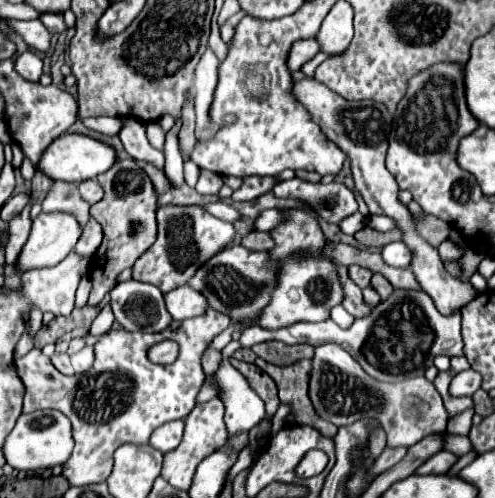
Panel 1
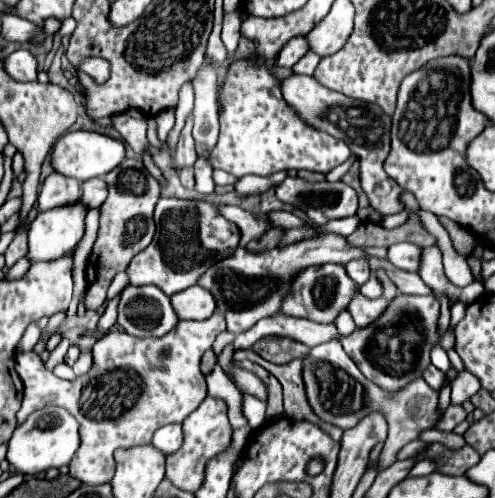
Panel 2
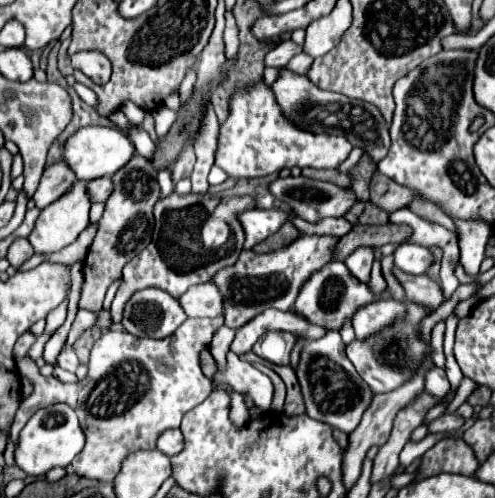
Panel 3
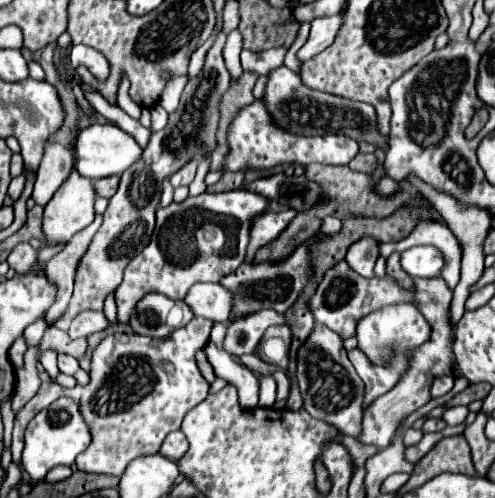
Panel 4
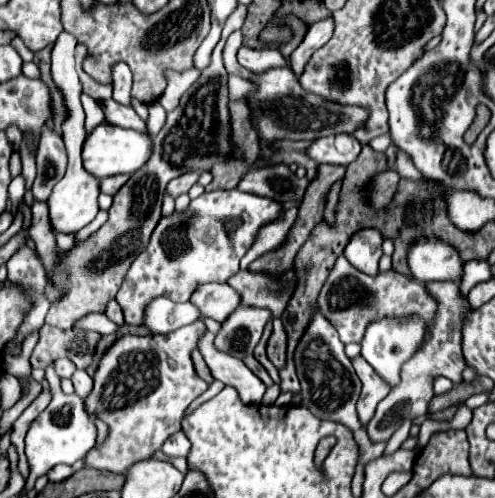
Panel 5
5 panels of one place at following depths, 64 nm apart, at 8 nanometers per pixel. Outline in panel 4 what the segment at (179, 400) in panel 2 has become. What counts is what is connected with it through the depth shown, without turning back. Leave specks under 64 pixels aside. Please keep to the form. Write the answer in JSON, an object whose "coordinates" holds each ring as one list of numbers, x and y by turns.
{"coordinates":[[192,318,184,328,178,328,166,338,150,338,150,336,138,336,134,332,118,332,106,336,94,350,92,354,92,366,90,366,90,382,86,386,74,386,74,388,64,388,58,382,42,382,40,390,36,396,20,408,14,420,14,432,12,432,12,460,20,464,20,452,24,446,24,430,28,422,38,414,42,408,58,400,60,396,68,396,76,400,80,406,80,412,84,416,84,422,88,424,92,432,92,442,90,446,76,458,76,468,80,472,88,474,108,474,108,476,120,476,120,472,126,470,126,466,136,458,136,456,146,456,158,452,162,440,166,438,168,432,180,430,182,418,188,410,198,406,202,400,206,400,210,384,206,378,200,374,198,364,196,364,196,352,202,350,208,340,210,340,210,330,214,322,208,318]]}

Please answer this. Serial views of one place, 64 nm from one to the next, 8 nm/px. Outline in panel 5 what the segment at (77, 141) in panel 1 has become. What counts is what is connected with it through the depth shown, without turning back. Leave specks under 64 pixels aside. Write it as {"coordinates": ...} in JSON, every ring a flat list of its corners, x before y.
{"coordinates":[[102,122,92,132,86,134,84,148,82,148,84,170,100,180,114,176,114,174,130,174,130,172,136,172,150,158,150,150,152,150,150,136,140,134,136,130,126,130,126,128]]}

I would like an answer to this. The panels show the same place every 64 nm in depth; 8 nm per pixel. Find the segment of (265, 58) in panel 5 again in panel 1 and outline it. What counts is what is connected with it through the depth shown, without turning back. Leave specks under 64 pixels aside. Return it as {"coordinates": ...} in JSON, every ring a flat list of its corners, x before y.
{"coordinates":[[308,38,308,40,300,40,292,46,290,56,288,56,288,68,292,72,300,70,308,60,312,60,316,54,320,52,320,44,316,38]]}

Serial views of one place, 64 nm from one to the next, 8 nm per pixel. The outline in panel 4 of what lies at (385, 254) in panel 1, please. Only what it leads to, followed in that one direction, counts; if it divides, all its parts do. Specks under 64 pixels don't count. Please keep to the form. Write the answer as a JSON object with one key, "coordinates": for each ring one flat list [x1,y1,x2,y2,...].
{"coordinates":[[414,246,400,254,400,266,410,276,436,278,442,270,442,254,434,246]]}

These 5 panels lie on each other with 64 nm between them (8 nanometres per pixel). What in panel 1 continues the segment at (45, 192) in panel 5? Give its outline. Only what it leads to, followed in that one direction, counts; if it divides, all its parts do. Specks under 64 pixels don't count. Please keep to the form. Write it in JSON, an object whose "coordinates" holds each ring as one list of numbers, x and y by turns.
{"coordinates":[[52,182,52,190,42,202,42,212,68,212,76,216,80,226,86,226,90,220,90,206,78,194,78,184]]}

